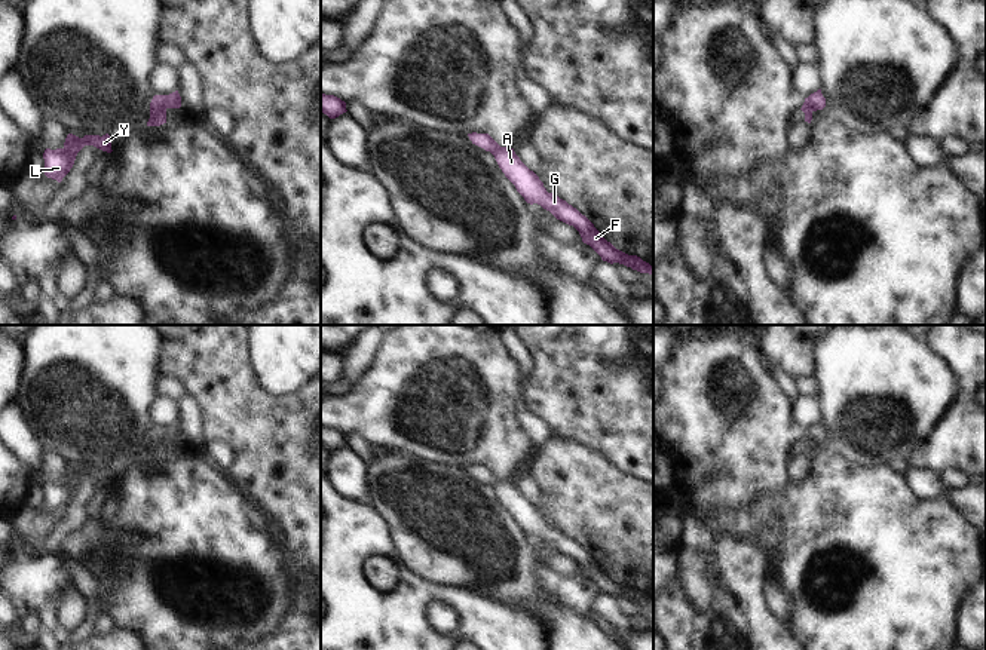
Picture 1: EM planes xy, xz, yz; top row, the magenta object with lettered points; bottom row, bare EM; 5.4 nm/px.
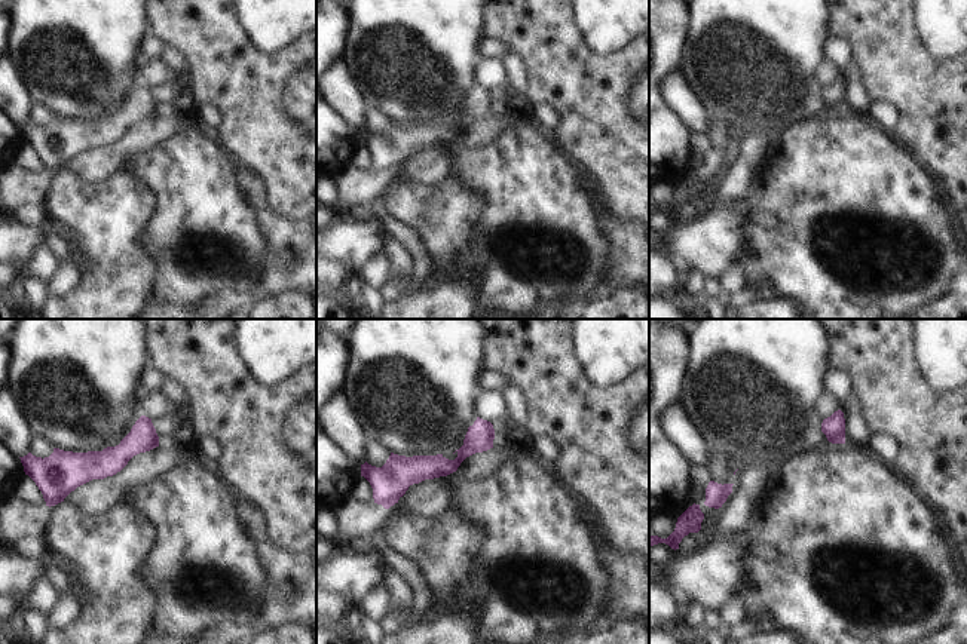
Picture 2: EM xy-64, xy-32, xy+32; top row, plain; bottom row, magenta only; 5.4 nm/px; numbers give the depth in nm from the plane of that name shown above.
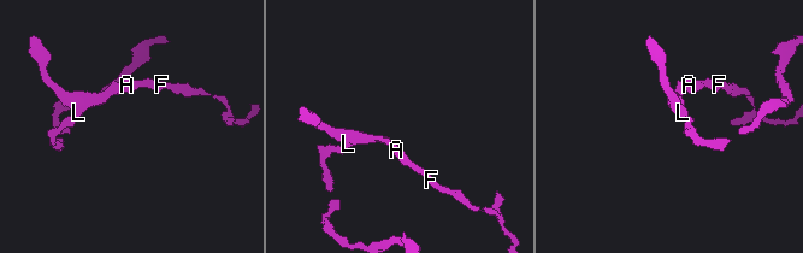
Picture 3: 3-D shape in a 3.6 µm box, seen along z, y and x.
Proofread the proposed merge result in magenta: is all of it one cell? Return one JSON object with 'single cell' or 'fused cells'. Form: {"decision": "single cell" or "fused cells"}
{"decision": "single cell"}

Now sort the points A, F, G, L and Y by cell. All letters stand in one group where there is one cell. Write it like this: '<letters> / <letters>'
A F G L Y

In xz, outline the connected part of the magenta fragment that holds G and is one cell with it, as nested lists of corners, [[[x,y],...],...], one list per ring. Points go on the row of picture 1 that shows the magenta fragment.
[[[472,132],[468,134],[468,137],[472,144],[494,156],[505,177],[515,186],[517,191],[527,203],[538,203],[549,211],[557,220],[573,226],[579,232],[582,242],[590,245],[603,261],[610,264],[619,263],[640,273],[649,273],[653,276],[653,266],[637,255],[628,255],[616,249],[576,208],[558,196],[548,193],[539,177],[520,160],[514,148],[500,147],[489,134]]]

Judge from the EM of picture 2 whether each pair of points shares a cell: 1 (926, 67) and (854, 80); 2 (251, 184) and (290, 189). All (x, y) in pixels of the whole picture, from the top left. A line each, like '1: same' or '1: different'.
1: different
2: different

